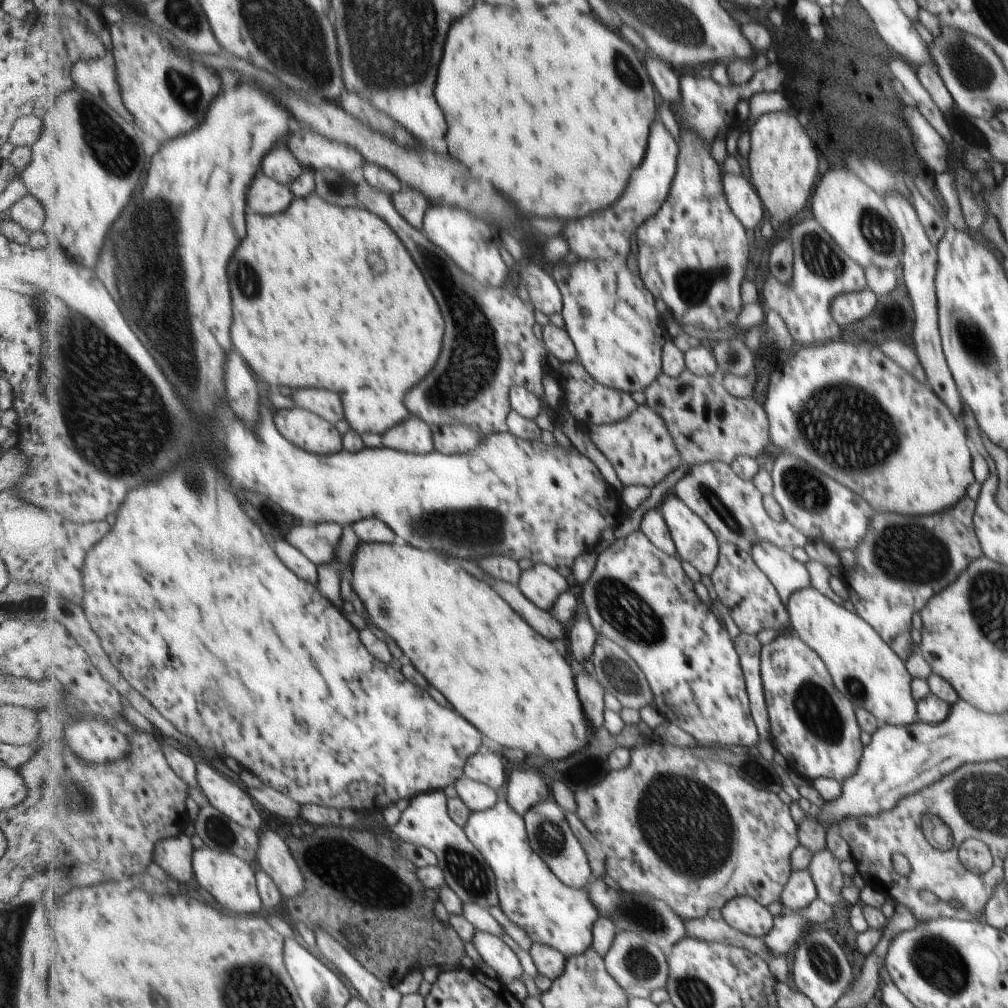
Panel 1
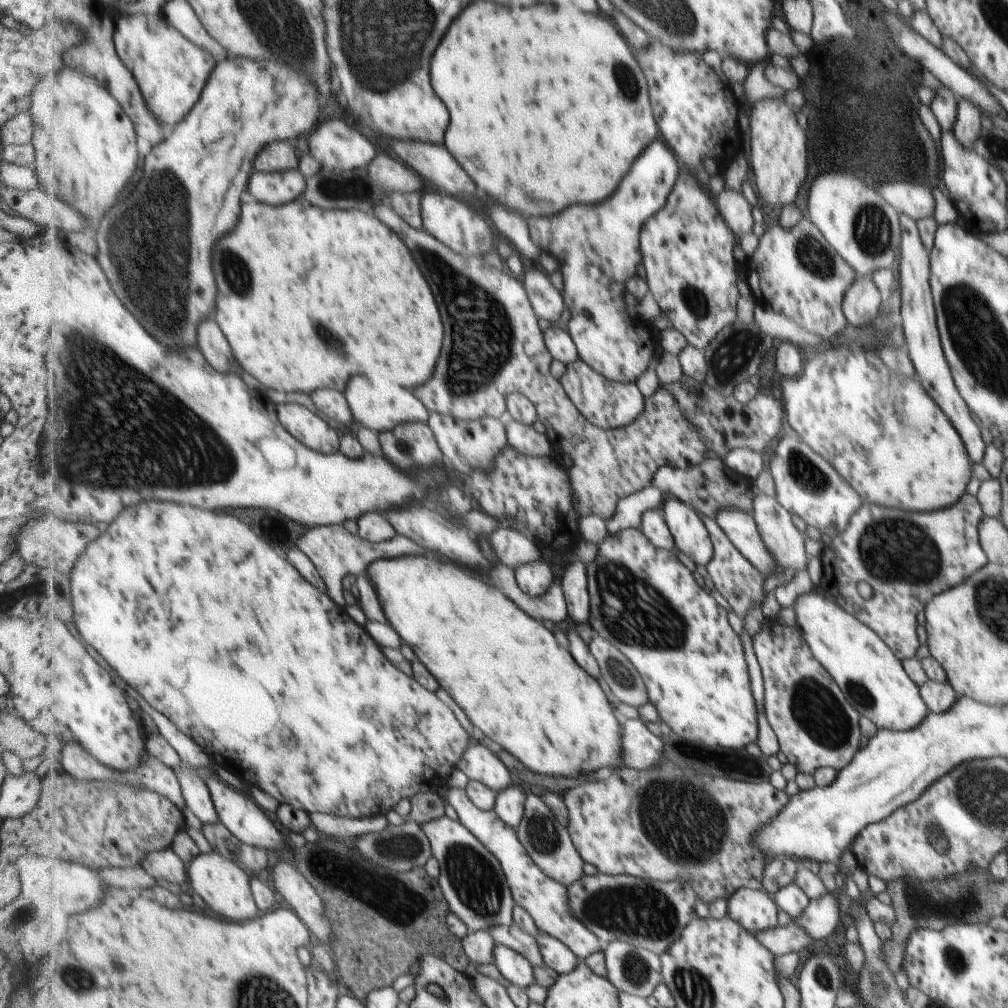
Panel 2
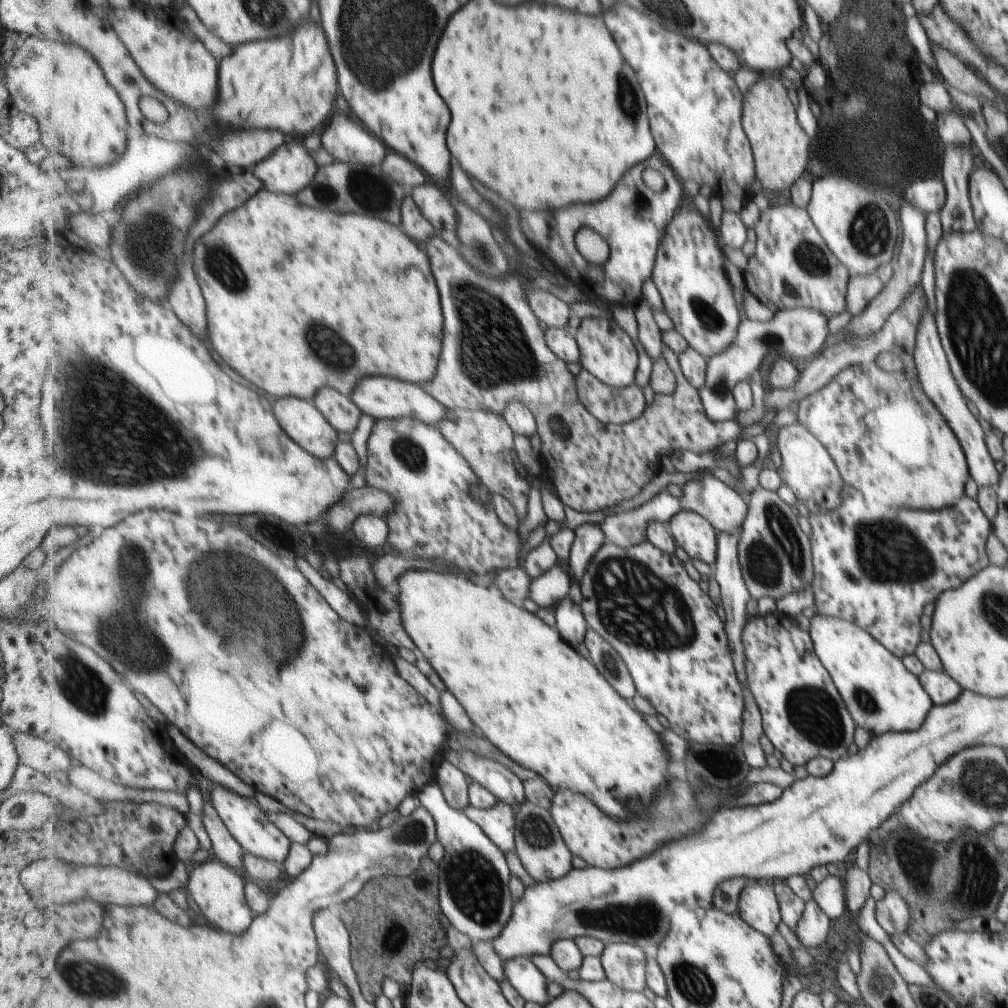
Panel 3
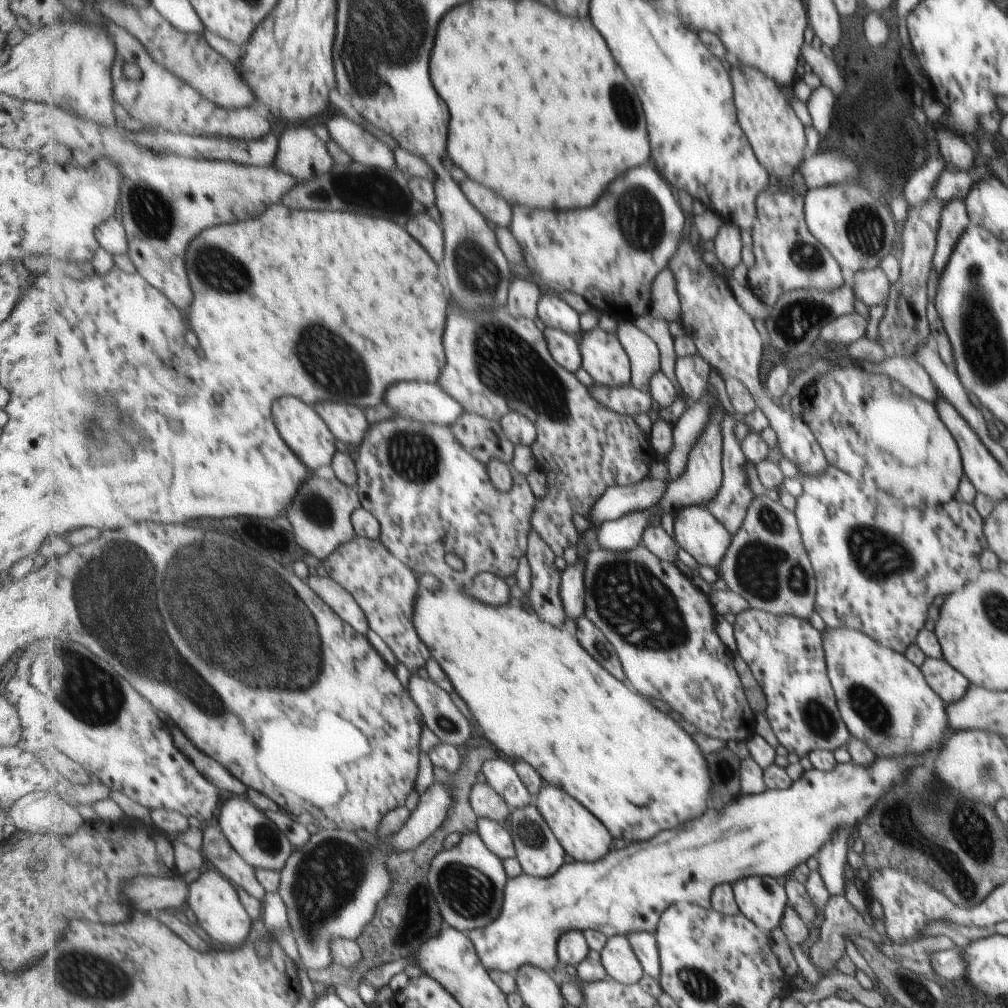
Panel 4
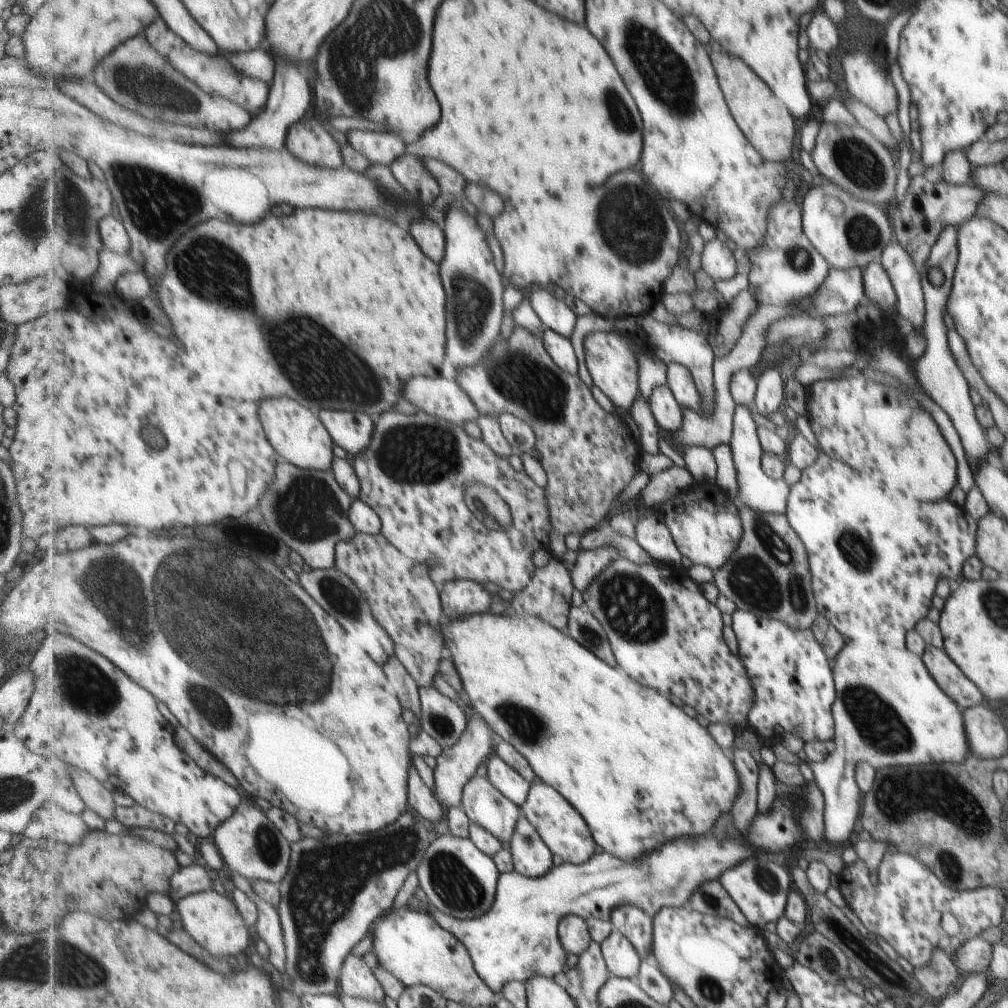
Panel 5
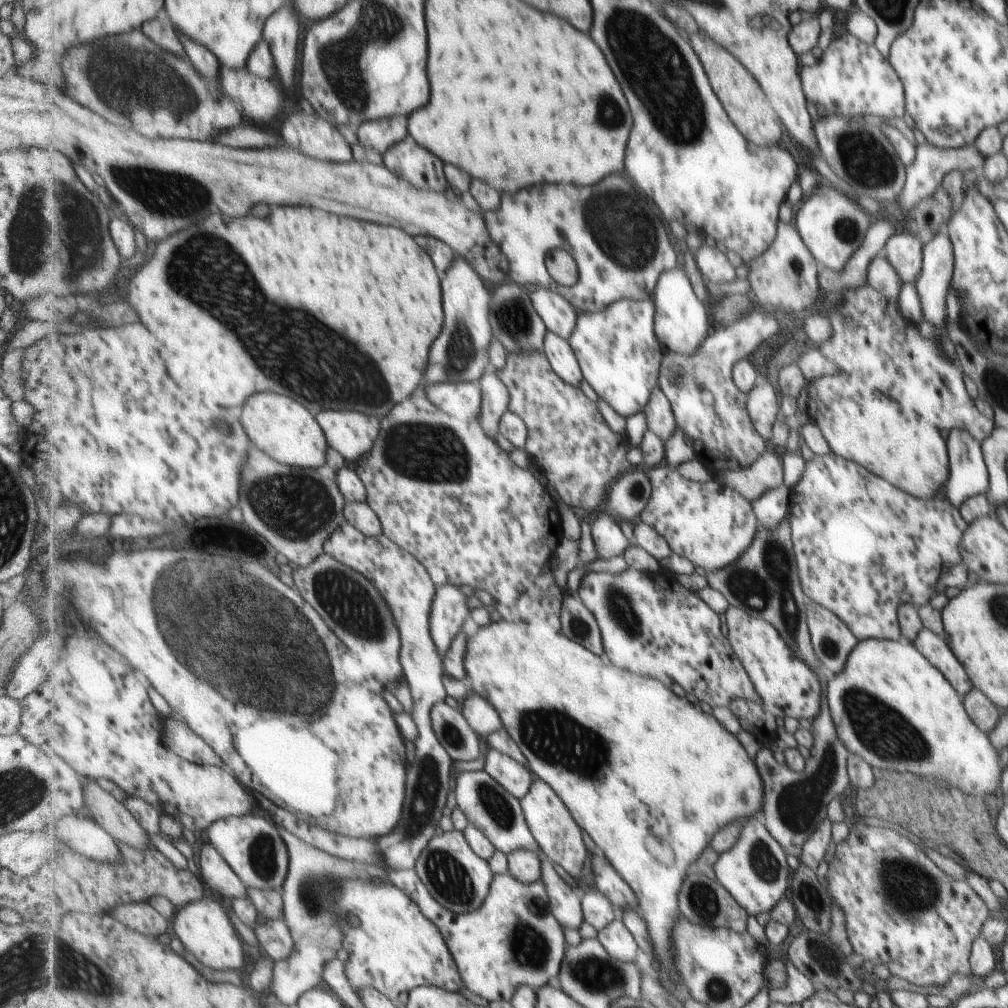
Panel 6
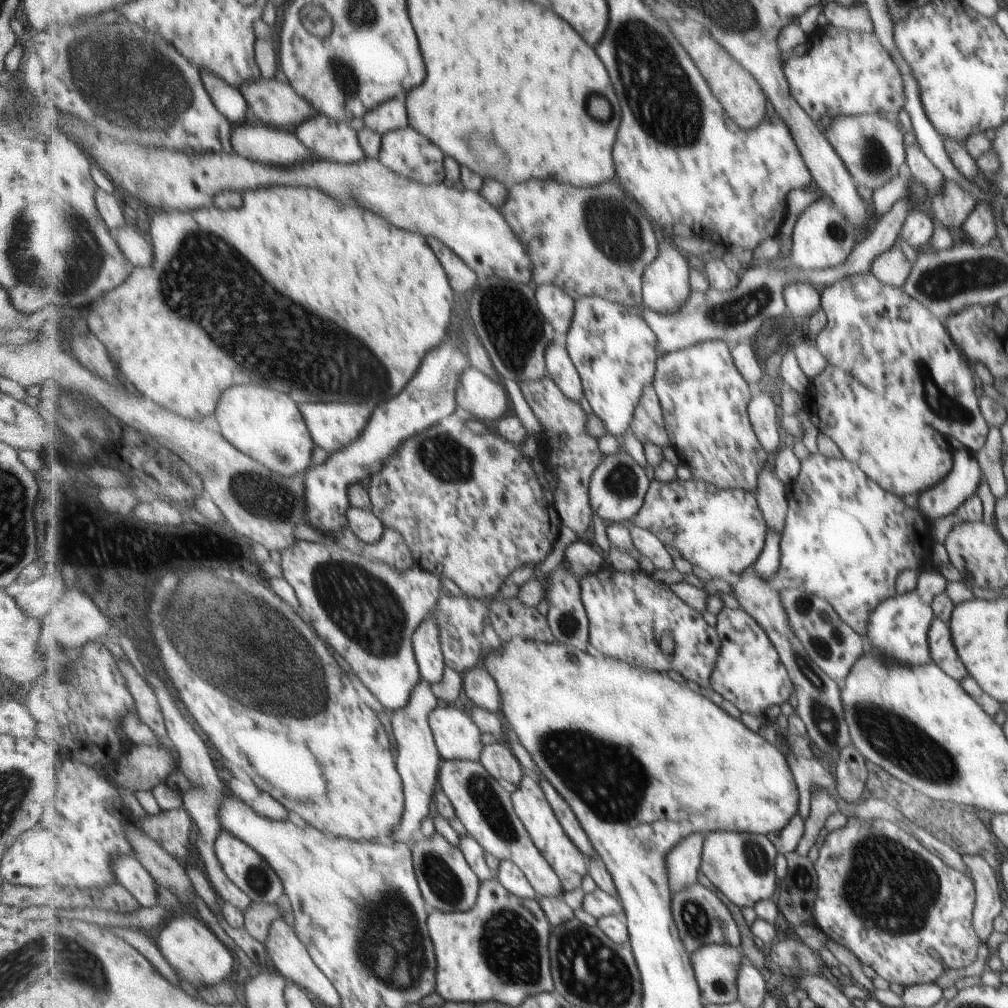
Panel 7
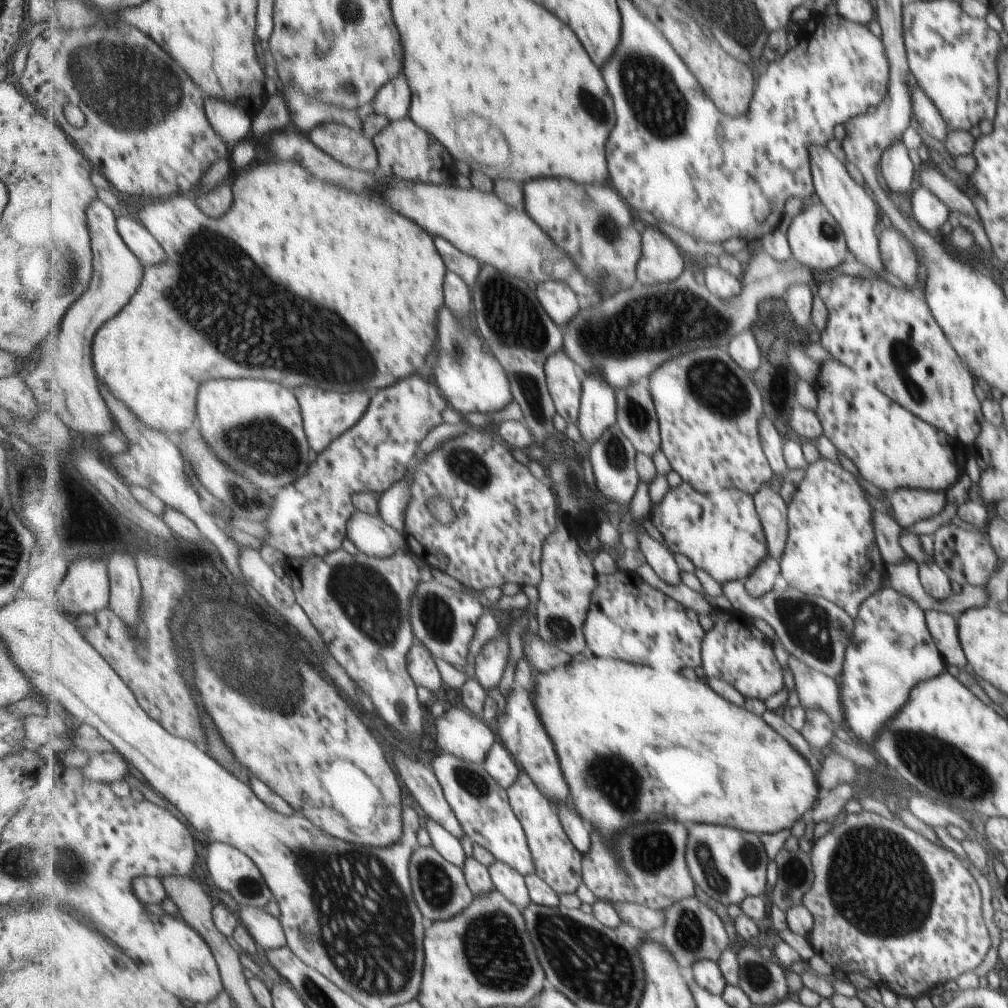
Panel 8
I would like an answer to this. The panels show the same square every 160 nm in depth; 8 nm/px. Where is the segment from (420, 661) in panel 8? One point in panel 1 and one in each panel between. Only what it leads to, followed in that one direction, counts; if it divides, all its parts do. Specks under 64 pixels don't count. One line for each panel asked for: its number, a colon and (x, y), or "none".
1: (542, 584)
2: (535, 579)
3: (515, 583)
4: (490, 588)
5: (460, 597)
6: (450, 612)
7: (427, 644)

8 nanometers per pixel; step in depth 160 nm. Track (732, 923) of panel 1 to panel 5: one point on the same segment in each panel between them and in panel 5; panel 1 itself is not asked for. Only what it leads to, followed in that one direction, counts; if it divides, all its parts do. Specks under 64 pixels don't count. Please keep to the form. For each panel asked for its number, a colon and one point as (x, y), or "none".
2: (753, 910)
3: (757, 906)
4: (761, 900)
5: (758, 886)

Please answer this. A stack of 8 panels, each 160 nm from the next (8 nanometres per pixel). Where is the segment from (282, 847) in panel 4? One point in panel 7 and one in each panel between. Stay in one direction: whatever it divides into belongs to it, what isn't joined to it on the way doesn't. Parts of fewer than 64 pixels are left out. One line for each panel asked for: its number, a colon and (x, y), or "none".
5: (250, 843)
6: (253, 846)
7: (247, 868)

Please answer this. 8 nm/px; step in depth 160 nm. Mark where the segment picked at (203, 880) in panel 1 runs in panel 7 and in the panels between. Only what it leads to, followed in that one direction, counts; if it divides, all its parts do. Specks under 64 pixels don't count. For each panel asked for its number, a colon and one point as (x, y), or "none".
2: (224, 884)
3: (219, 890)
4: (213, 902)
5: (213, 920)
6: (205, 928)
7: (190, 945)

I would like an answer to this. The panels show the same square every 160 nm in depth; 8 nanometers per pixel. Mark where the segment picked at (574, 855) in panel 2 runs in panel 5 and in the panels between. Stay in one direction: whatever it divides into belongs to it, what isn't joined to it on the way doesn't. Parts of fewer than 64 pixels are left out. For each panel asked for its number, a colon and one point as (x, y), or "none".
3: (539, 841)
4: (539, 851)
5: (533, 858)

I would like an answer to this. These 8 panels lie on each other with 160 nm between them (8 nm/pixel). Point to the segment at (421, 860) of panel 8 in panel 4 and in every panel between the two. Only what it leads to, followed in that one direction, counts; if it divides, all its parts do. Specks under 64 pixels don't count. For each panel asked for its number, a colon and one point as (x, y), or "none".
4: (469, 881)
5: (460, 880)
6: (456, 876)
7: (449, 883)

